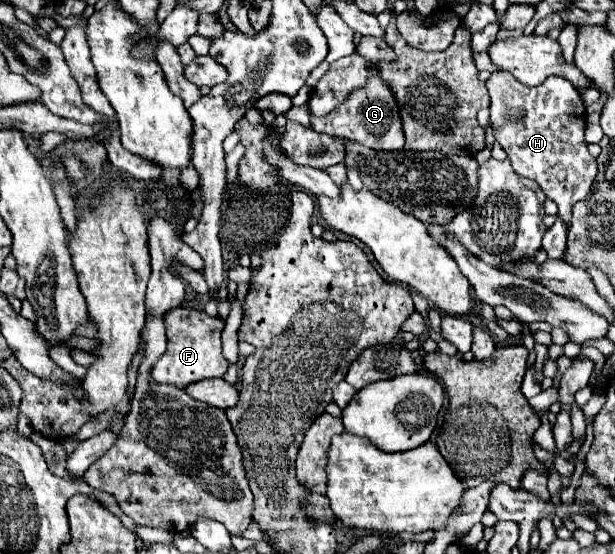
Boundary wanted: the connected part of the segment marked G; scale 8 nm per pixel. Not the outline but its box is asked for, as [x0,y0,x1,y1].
[311,62,405,152]

